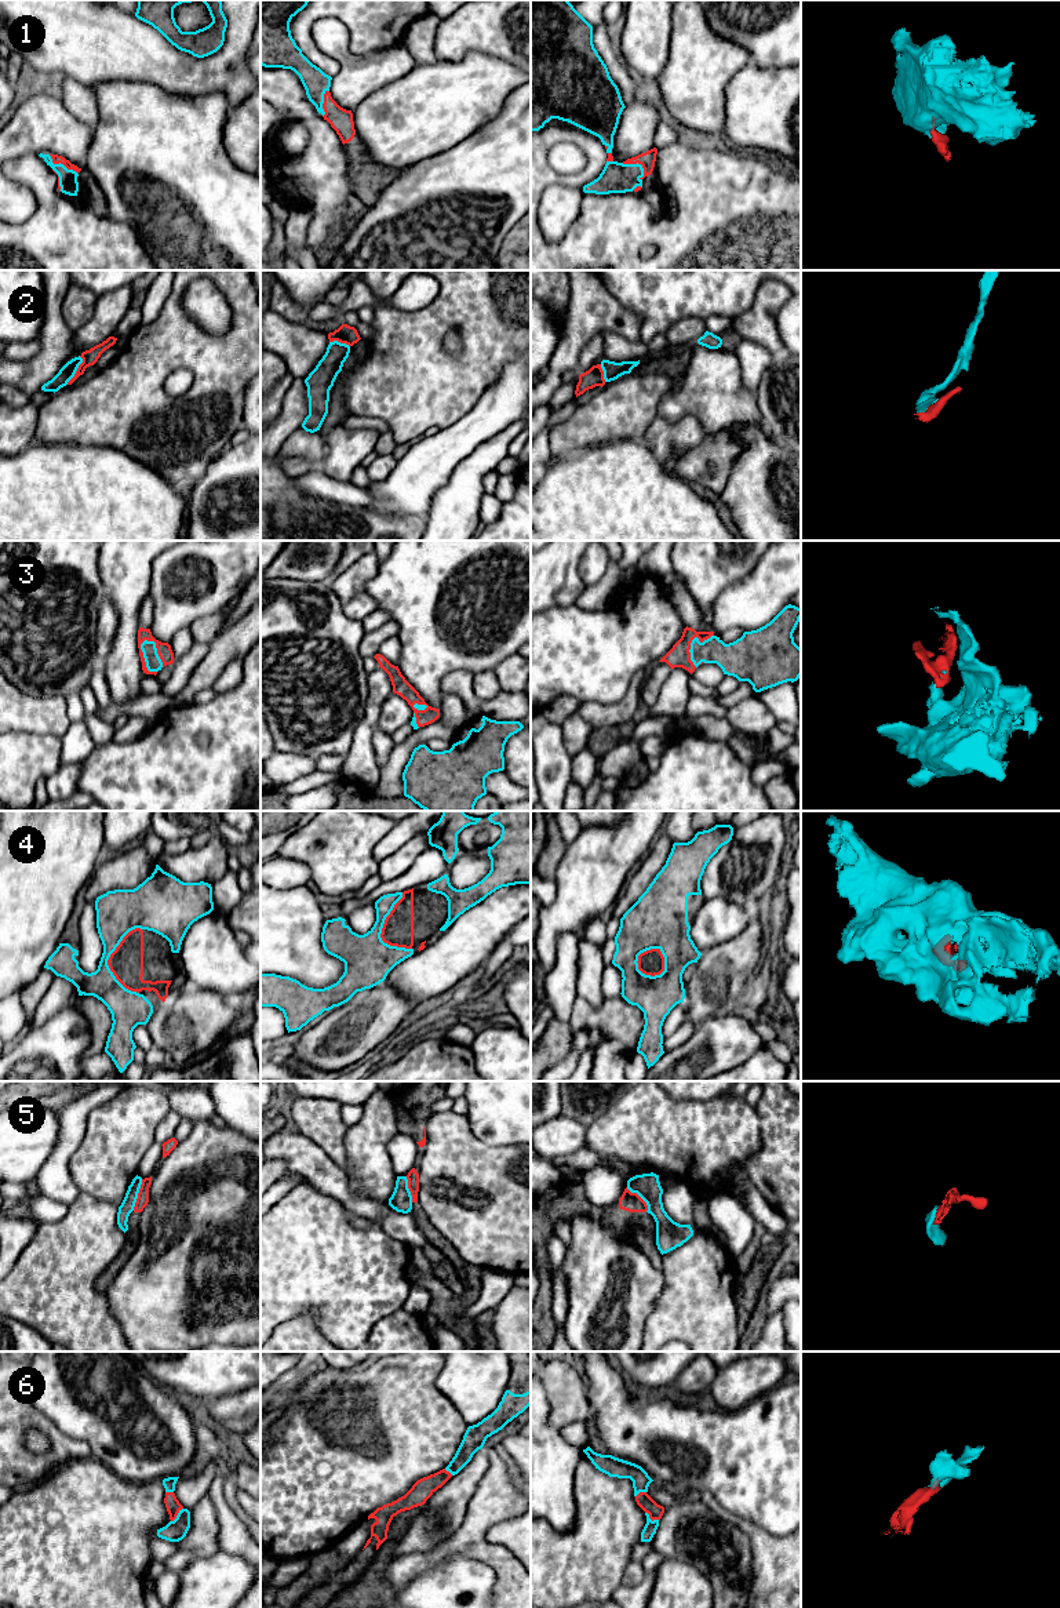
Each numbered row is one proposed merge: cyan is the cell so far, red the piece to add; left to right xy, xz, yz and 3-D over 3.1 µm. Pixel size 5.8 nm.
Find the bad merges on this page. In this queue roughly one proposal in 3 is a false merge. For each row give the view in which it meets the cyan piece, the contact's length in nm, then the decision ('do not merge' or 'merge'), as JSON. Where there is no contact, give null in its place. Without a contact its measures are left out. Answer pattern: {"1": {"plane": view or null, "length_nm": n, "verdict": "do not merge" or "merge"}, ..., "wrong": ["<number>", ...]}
{"1": {"plane": "yz", "length_nm": 160, "verdict": "merge"}, "2": {"plane": "xy", "length_nm": 190, "verdict": "merge"}, "3": {"plane": "xy", "length_nm": 220, "verdict": "merge"}, "4": {"plane": "xy", "length_nm": 400, "verdict": "merge"}, "5": {"plane": "xy", "length_nm": 190, "verdict": "do not merge"}, "6": {"plane": "xy", "length_nm": 110, "verdict": "merge"}, "wrong": ["5"]}

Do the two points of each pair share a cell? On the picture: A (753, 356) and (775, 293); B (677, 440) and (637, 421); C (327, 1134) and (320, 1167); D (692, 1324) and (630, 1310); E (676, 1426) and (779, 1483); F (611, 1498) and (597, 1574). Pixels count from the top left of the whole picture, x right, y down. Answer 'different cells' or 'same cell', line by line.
A: different cells
B: different cells
C: different cells
D: different cells
E: same cell
F: same cell

